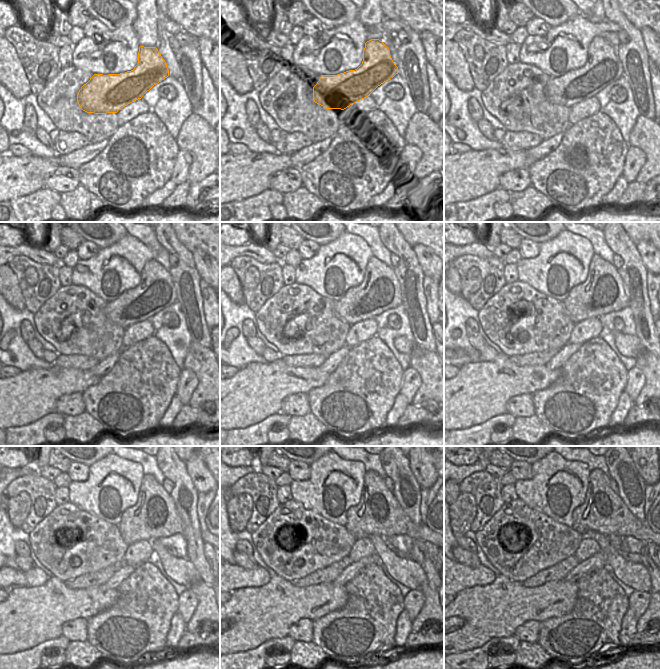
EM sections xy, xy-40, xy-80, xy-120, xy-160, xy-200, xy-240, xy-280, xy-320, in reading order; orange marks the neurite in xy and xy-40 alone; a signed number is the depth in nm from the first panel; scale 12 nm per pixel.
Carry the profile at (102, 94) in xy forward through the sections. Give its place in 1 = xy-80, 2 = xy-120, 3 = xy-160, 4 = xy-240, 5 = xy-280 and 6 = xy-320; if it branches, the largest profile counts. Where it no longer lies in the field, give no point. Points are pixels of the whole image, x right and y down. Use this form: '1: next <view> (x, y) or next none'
1: next xy-80 (603, 67)
2: next xy-120 (156, 291)
3: next xy-160 (379, 291)
4: next xy-240 (154, 516)
5: next xy-280 (378, 513)
6: next xy-320 (603, 511)

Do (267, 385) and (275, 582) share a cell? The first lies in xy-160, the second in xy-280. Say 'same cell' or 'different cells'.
same cell

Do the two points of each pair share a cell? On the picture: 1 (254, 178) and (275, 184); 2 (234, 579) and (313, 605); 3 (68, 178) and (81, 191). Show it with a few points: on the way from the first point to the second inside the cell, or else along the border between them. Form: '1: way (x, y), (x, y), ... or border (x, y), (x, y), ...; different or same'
1: border (287, 167), (276, 172), (270, 178), (269, 187); different
2: border (271, 577), (262, 585), (242, 586), (233, 591); different
3: border (79, 183), (74, 189), (61, 194); different

